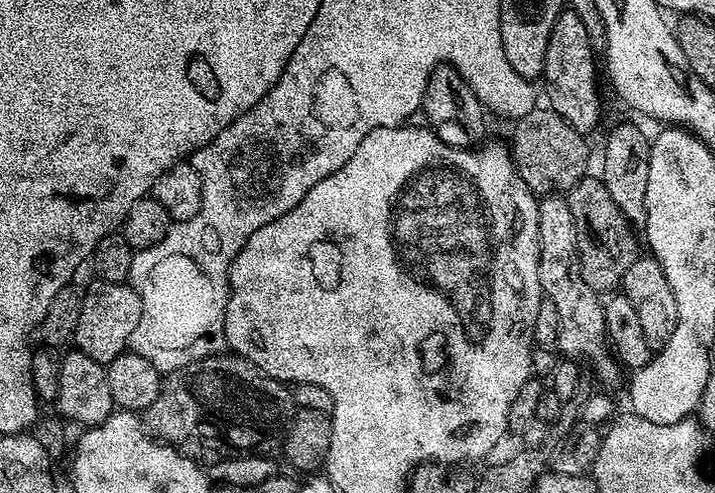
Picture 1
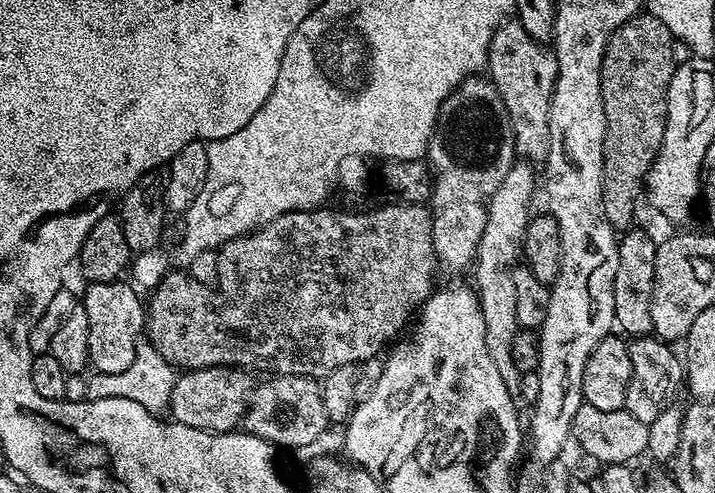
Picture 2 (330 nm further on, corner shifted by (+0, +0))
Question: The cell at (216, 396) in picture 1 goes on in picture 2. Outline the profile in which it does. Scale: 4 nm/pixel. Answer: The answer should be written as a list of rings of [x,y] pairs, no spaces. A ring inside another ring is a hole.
[[[273,375],[265,380],[268,380],[265,384],[255,385],[243,427],[277,449],[304,448],[314,443],[323,434],[324,427],[330,424],[321,385],[310,376]]]

